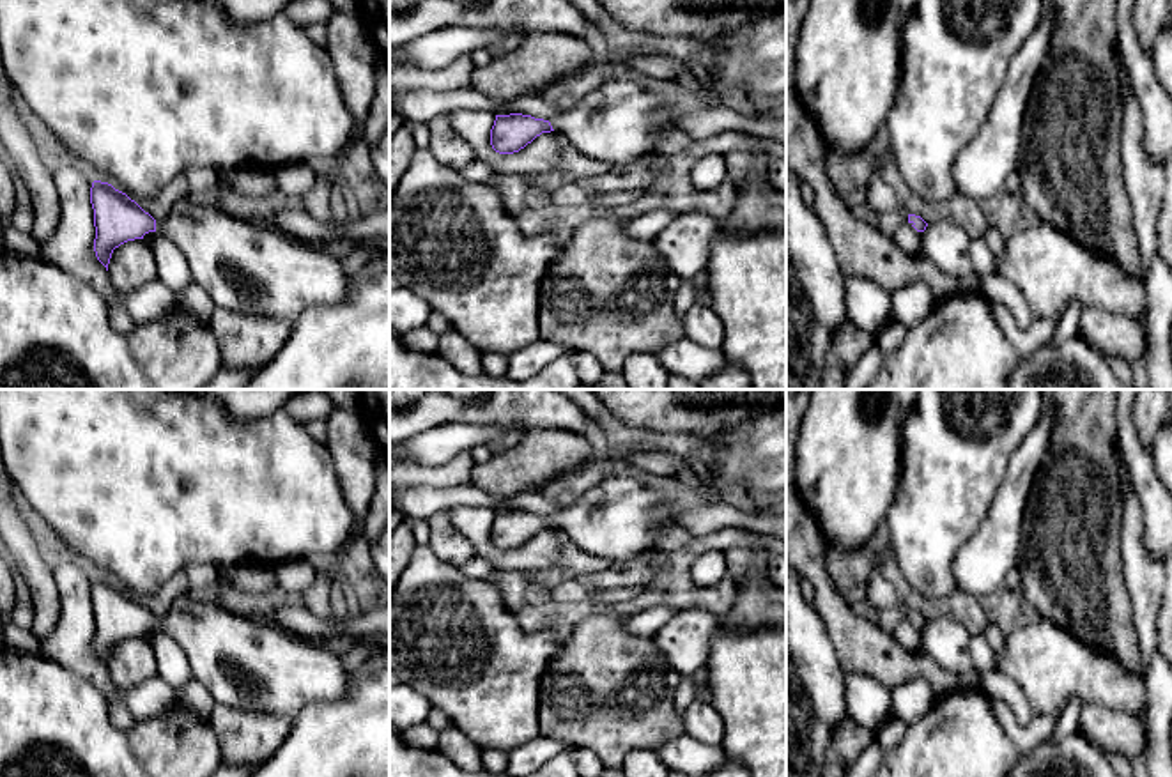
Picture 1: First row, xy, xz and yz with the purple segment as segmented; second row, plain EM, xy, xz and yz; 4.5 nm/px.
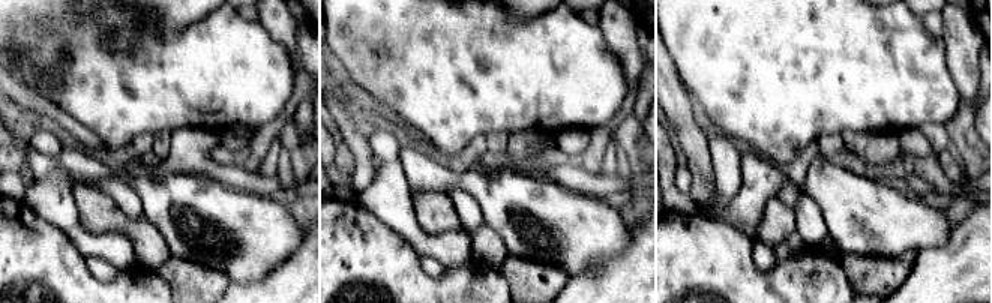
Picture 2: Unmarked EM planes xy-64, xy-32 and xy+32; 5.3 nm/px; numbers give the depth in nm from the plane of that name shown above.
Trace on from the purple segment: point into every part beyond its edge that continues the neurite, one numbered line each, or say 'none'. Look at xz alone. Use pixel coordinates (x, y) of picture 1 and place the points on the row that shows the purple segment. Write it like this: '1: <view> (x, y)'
1: xz (620, 123)

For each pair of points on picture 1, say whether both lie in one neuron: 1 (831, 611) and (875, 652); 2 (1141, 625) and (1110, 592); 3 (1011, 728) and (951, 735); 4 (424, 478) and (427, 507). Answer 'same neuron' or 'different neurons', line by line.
1: same neuron
2: different neurons
3: different neurons
4: different neurons

